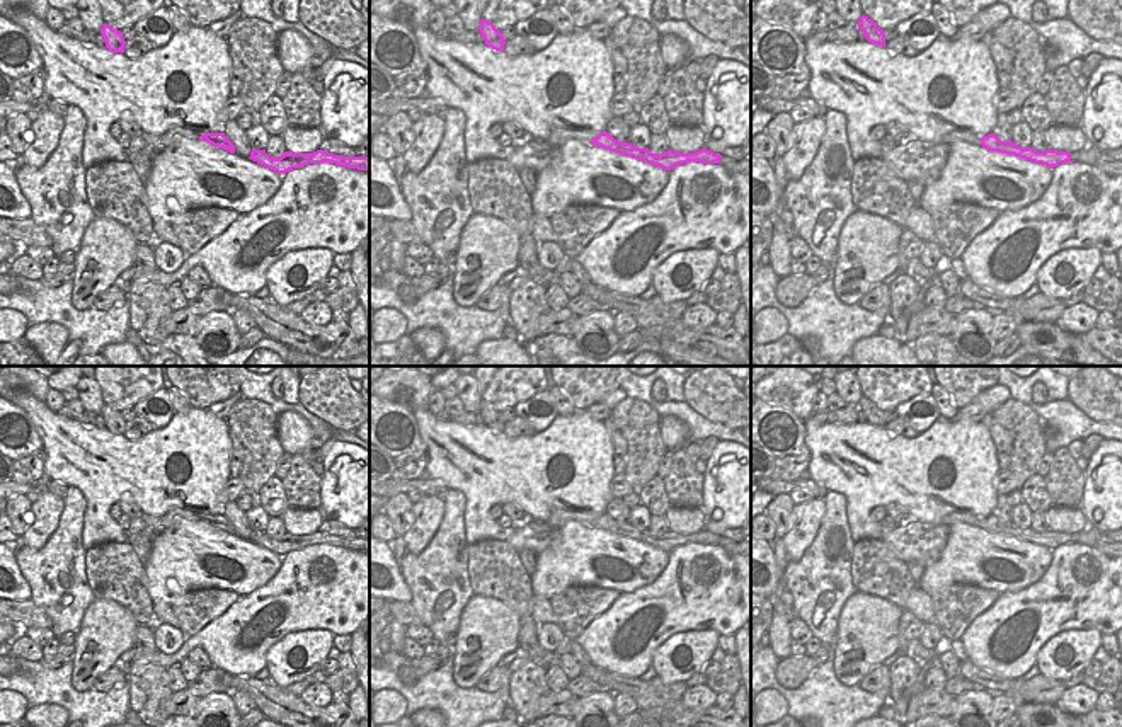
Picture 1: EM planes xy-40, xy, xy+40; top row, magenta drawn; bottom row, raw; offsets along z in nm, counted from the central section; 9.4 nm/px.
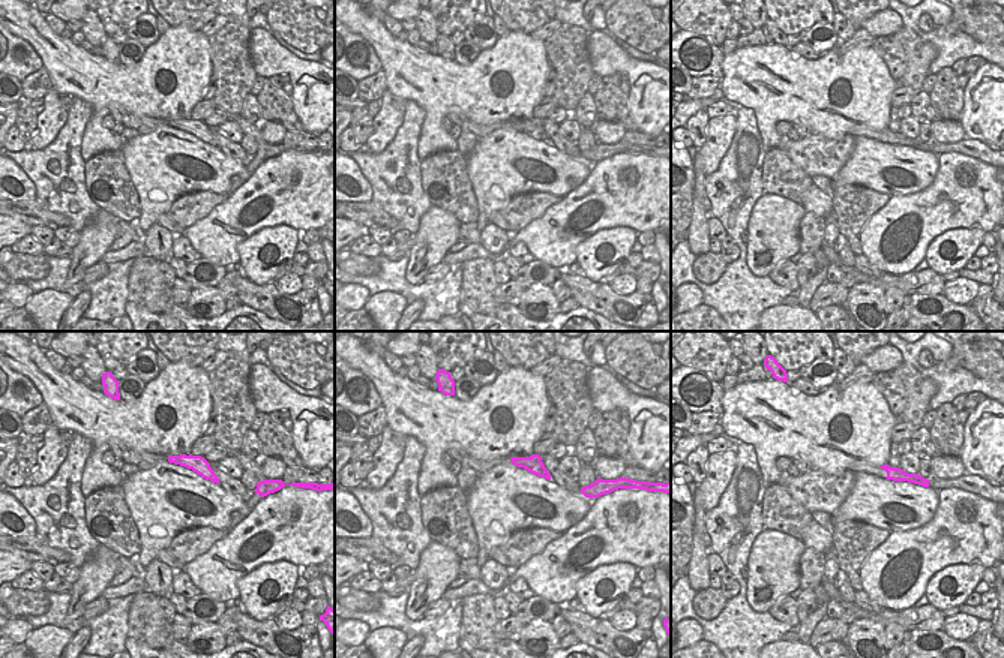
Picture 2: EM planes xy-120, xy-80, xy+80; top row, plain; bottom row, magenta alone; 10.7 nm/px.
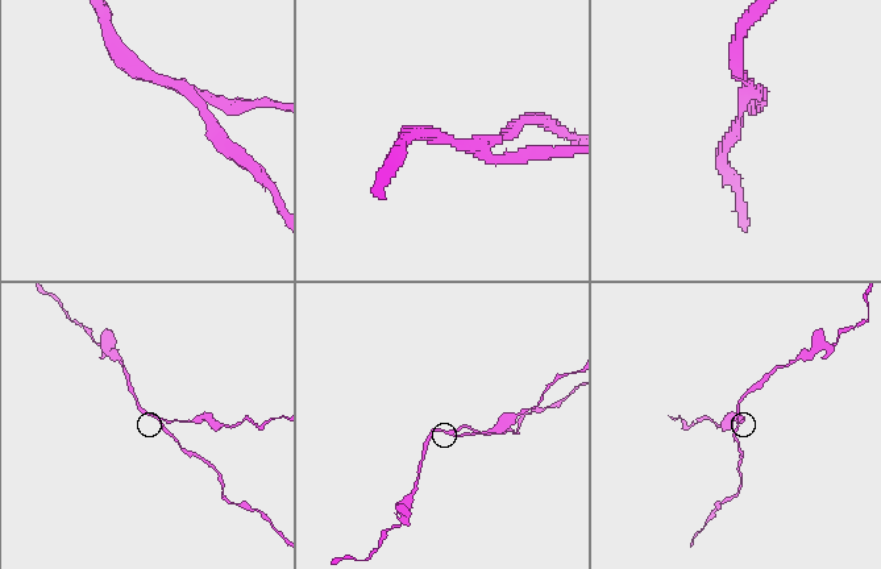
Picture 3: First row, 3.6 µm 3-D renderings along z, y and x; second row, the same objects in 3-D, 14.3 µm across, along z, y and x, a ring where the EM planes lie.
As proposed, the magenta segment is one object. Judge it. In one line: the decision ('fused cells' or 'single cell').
fused cells

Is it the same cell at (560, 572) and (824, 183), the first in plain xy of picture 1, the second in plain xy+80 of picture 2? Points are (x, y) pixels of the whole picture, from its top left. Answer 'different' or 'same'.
different

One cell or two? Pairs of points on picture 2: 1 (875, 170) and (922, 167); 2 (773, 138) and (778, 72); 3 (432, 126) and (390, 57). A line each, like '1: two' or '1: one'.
1: one
2: one
3: one

